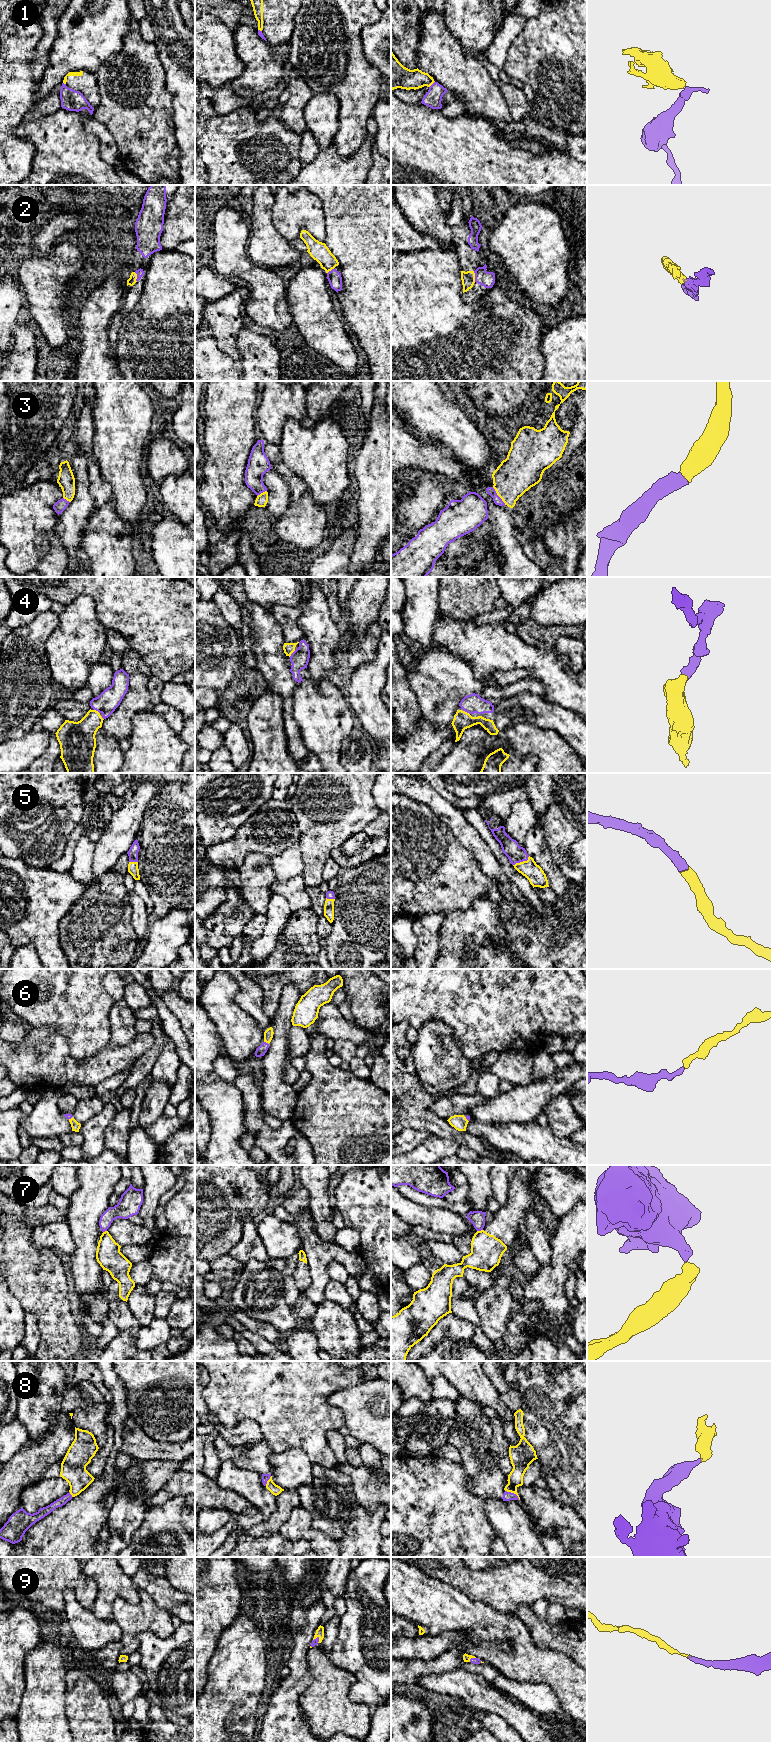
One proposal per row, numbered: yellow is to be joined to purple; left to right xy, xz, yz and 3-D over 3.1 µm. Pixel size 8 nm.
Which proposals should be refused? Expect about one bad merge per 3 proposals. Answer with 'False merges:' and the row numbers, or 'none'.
False merges: 1, 7

